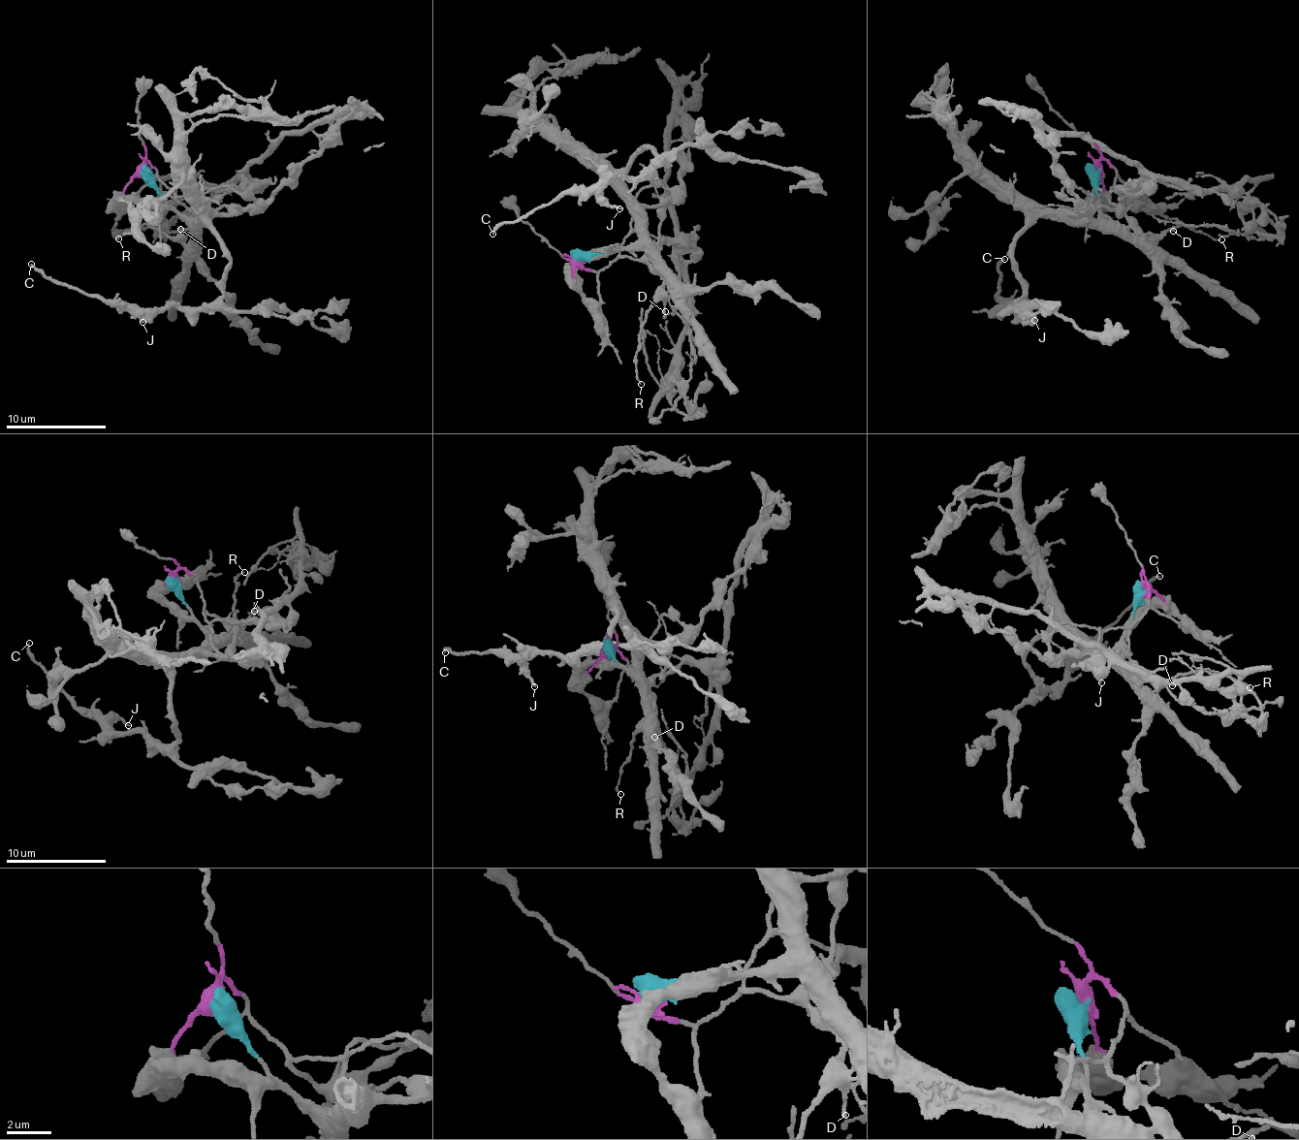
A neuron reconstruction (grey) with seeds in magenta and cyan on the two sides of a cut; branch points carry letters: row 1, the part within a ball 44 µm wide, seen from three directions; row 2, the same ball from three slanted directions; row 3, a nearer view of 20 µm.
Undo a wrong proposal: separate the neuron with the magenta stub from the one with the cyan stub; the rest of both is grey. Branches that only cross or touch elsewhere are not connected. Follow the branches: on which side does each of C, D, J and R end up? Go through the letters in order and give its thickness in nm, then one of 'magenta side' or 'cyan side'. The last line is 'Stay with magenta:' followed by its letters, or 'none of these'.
C: calibre 190 nm; cyan side
D: calibre 140 nm; magenta side
J: calibre 200 nm; cyan side
R: calibre 140 nm; magenta side
Stay with magenta: D, R

